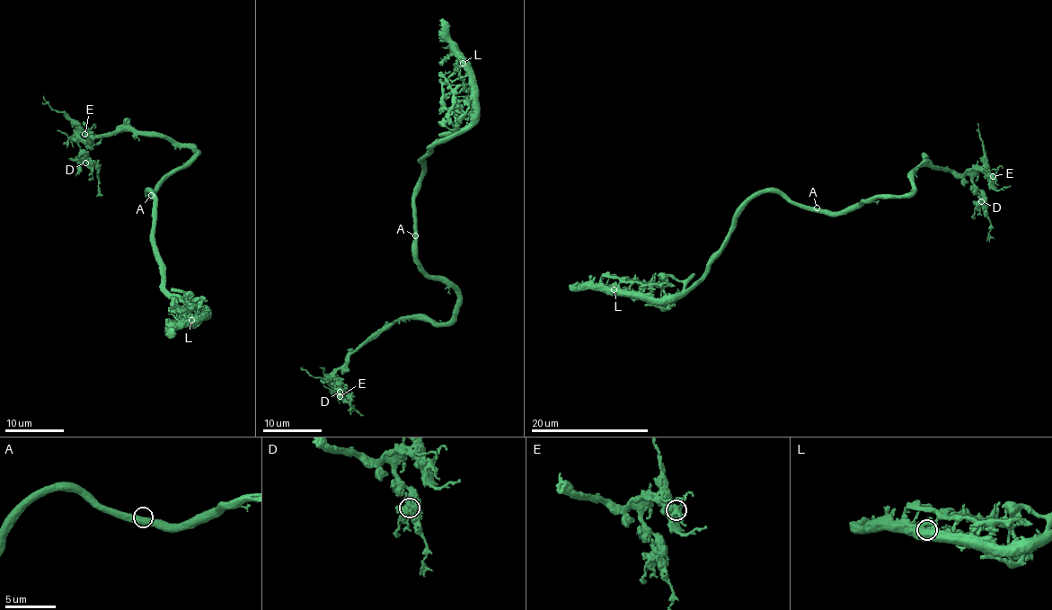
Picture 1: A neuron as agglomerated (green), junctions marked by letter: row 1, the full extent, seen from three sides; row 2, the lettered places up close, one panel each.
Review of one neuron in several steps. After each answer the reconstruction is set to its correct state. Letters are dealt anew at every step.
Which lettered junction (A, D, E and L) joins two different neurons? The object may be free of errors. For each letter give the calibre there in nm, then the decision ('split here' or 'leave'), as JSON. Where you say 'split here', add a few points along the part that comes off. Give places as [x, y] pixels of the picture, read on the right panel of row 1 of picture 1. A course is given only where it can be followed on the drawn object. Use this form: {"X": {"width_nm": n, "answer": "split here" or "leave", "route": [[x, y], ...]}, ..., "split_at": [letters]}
{"A": {"width_nm": 550, "answer": "leave"}, "D": {"width_nm": 600, "answer": "leave"}, "E": {"width_nm": 600, "answer": "leave"}, "L": {"width_nm": 650, "answer": "split here", "route": [[614, 289], [651, 295], [657, 299], [680, 296], [674, 299], [668, 297], [653, 283], [602, 274]]}, "split_at": ["L"]}

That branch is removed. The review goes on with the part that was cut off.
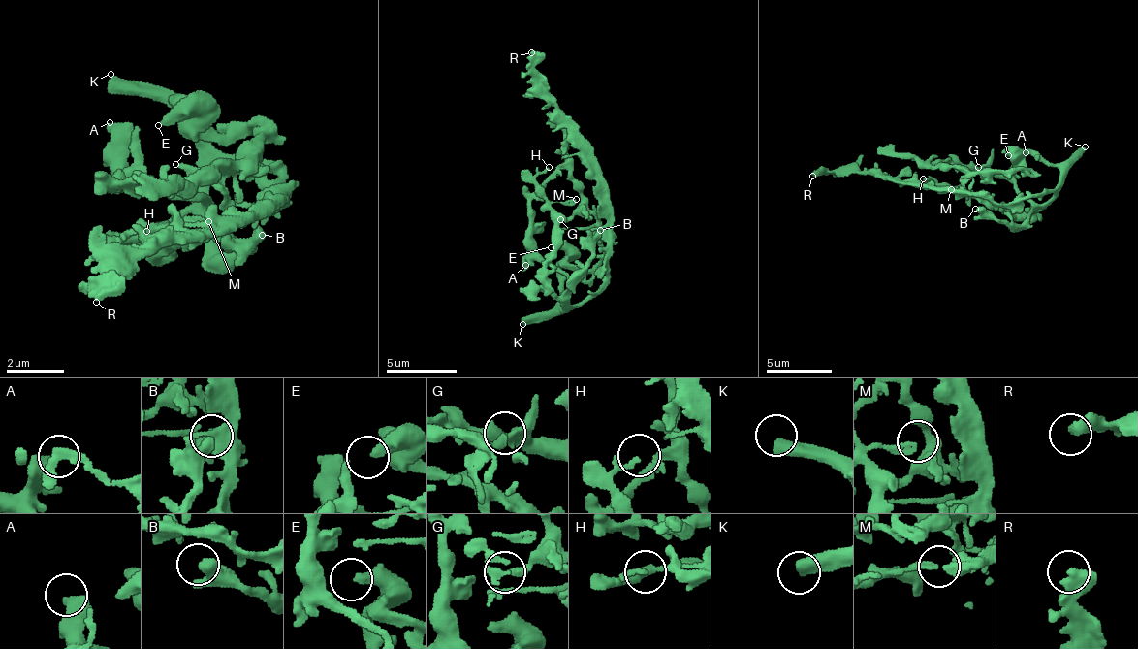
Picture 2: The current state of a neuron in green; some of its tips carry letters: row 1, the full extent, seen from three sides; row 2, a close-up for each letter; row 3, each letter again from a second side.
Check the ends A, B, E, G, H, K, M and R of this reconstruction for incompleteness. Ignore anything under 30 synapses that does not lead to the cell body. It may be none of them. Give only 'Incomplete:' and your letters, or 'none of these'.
Incomplete: K

